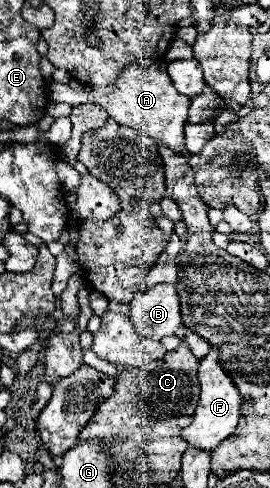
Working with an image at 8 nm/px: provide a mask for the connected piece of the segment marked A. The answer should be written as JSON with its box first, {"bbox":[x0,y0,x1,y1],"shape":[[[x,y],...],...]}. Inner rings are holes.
{"bbox":[49,64,191,152],"shape":[[[127,64],[113,86],[109,88],[97,88],[97,86],[85,86],[85,90],[81,92],[74,91],[67,84],[53,82],[49,86],[50,99],[53,102],[65,102],[71,106],[77,106],[77,98],[83,98],[85,102],[93,102],[99,104],[107,110],[107,114],[125,126],[137,128],[141,130],[145,136],[155,138],[161,144],[167,144],[169,148],[173,148],[175,152],[183,152],[185,150],[185,142],[183,142],[183,126],[187,122],[187,110],[191,100],[187,96],[181,96],[169,74],[167,74],[167,64],[153,64],[149,68],[141,68],[139,64]]]}

